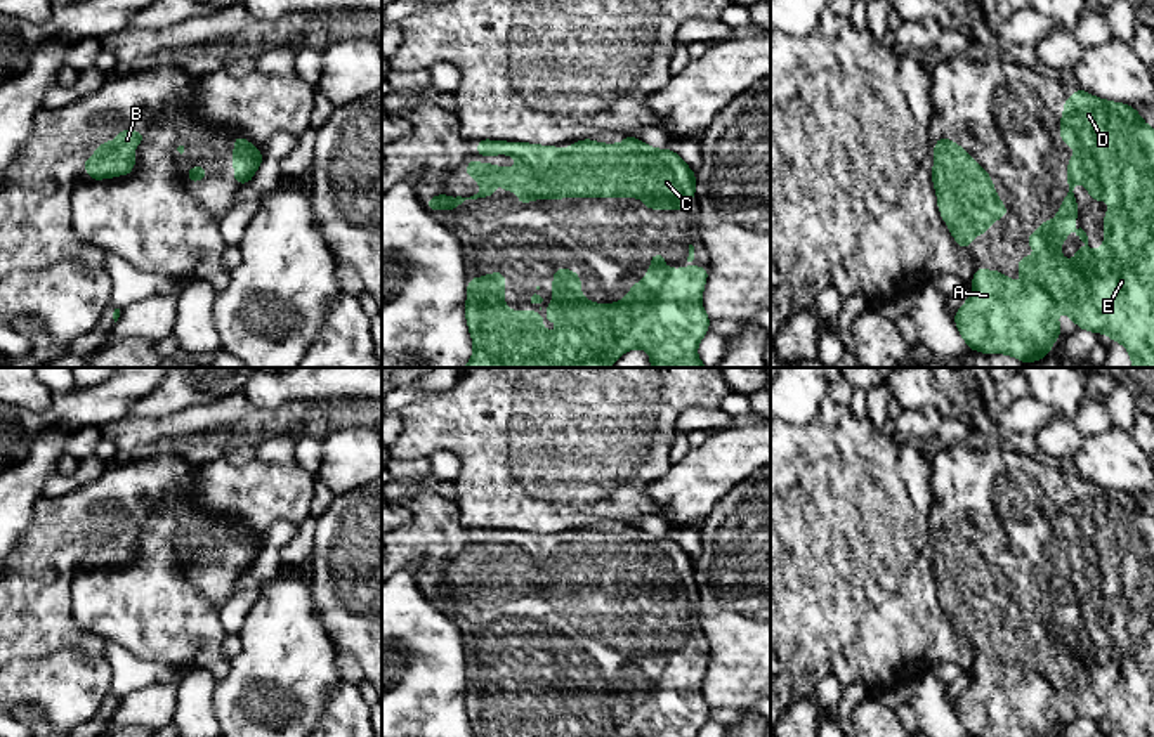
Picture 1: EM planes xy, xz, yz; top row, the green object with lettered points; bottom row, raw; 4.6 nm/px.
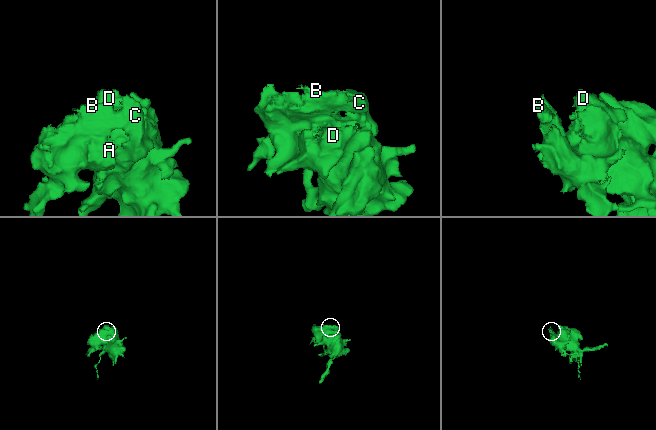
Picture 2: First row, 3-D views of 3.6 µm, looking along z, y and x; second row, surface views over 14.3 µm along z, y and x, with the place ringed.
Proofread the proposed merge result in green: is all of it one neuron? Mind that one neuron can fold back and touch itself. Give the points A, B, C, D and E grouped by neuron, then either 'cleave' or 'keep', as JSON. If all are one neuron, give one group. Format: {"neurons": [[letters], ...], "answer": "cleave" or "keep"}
{"neurons": [["A", "B", "C", "D", "E"]], "answer": "keep"}

